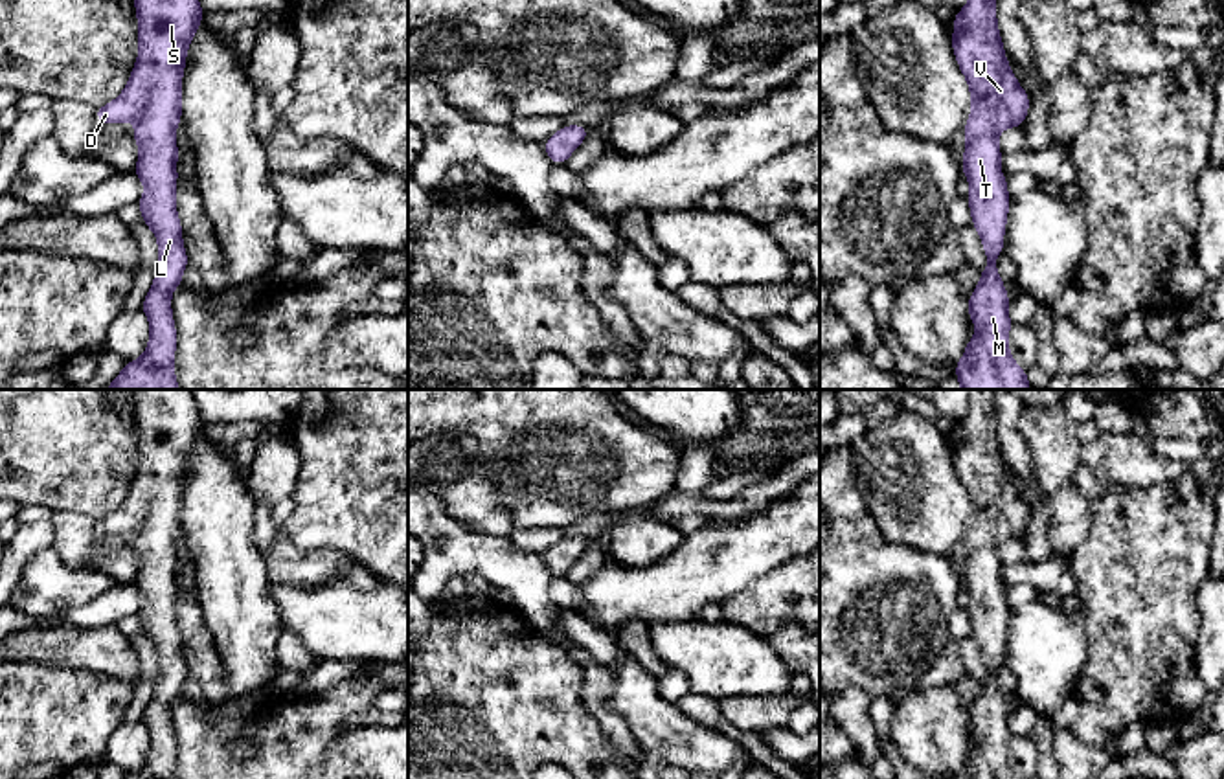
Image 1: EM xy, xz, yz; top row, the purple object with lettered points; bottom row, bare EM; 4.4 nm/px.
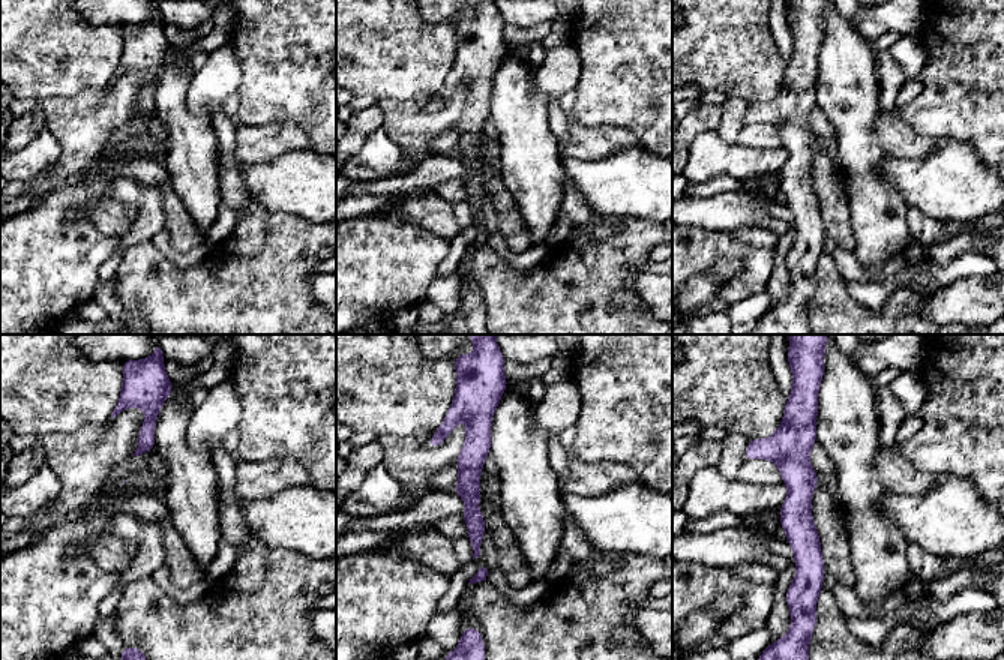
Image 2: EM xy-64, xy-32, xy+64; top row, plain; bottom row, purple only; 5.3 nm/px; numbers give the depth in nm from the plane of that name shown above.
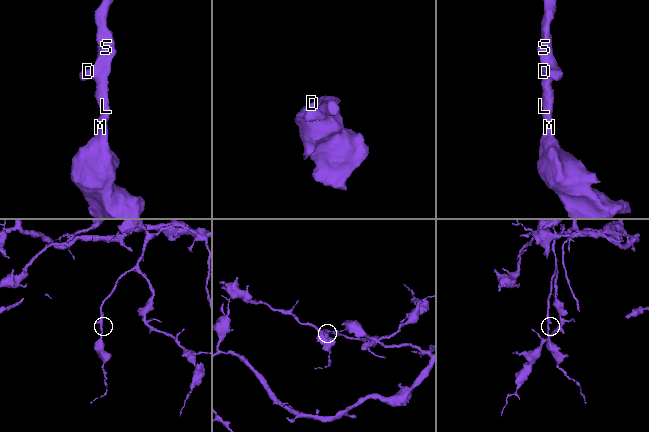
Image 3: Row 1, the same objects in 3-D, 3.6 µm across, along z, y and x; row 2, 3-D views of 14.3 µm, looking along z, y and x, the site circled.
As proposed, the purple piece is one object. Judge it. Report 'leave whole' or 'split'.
leave whole

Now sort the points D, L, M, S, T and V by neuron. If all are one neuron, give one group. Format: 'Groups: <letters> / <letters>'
Groups: D L M S T V

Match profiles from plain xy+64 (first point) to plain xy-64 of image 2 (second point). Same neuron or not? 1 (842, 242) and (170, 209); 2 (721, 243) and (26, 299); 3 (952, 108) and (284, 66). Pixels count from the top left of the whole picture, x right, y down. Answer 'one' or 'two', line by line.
1: one
2: one
3: one

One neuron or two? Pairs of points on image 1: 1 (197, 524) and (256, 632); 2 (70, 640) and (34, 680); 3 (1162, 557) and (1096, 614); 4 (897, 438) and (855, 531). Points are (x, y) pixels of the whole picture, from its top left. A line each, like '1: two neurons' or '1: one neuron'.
1: one neuron
2: two neurons
3: one neuron
4: two neurons

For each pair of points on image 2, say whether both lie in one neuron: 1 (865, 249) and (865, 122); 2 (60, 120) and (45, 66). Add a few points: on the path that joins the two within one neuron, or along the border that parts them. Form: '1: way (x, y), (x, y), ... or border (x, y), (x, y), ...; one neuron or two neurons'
1: way (865, 218), (865, 153); one neuron
2: border (89, 89), (66, 98), (42, 98), (38, 102); two neurons

